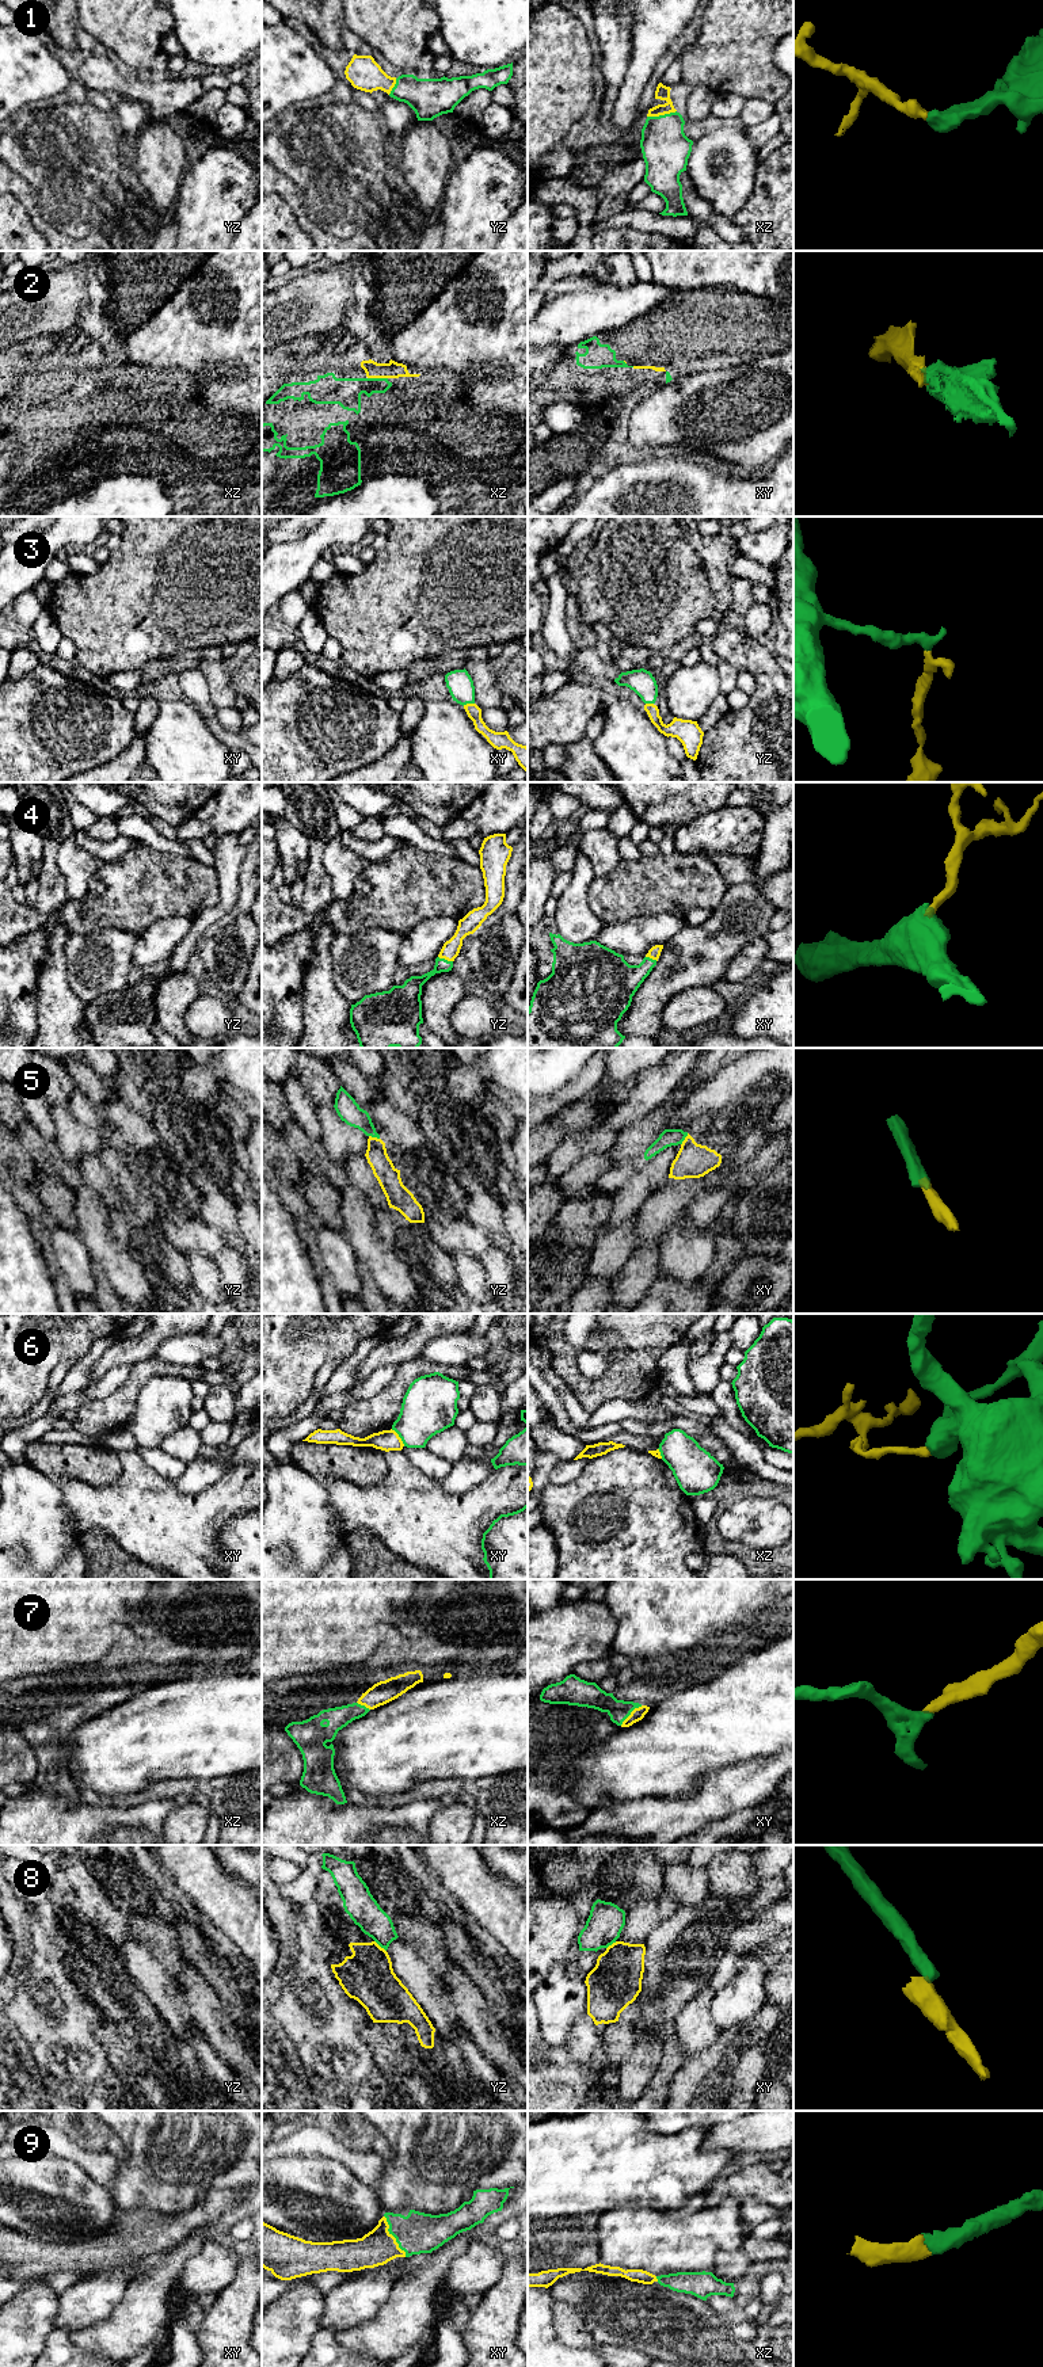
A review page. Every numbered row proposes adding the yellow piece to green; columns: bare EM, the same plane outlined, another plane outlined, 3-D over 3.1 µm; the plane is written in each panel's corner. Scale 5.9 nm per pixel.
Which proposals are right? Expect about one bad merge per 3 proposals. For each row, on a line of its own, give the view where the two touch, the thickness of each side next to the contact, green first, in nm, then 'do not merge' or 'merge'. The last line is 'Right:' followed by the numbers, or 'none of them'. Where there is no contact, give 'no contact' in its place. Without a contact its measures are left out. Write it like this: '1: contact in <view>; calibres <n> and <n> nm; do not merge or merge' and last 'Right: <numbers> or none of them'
1: contact in xz; calibres 280 and 90 nm; merge
2: contact in xz; calibres 170 and 100 nm; merge
3: contact in xy; calibres 150 and 90 nm; merge
4: contact in yz; calibres 110 and 110 nm; merge
5: contact in xy; calibres 100 and 200 nm; do not merge
6: contact in xy; calibres 320 and 130 nm; do not merge
7: contact in xy; calibres 140 and 80 nm; merge
8: contact in yz; calibres 180 and 300 nm; do not merge
9: contact in xy; calibres 240 and 200 nm; merge
Right: 1, 2, 3, 4, 7, 9

